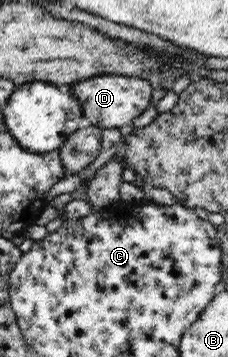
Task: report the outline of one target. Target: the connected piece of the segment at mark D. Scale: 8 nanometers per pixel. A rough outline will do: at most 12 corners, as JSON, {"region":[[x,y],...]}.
{"region":[[125,75],[66,88],[85,124],[119,129],[147,108],[153,87]]}

